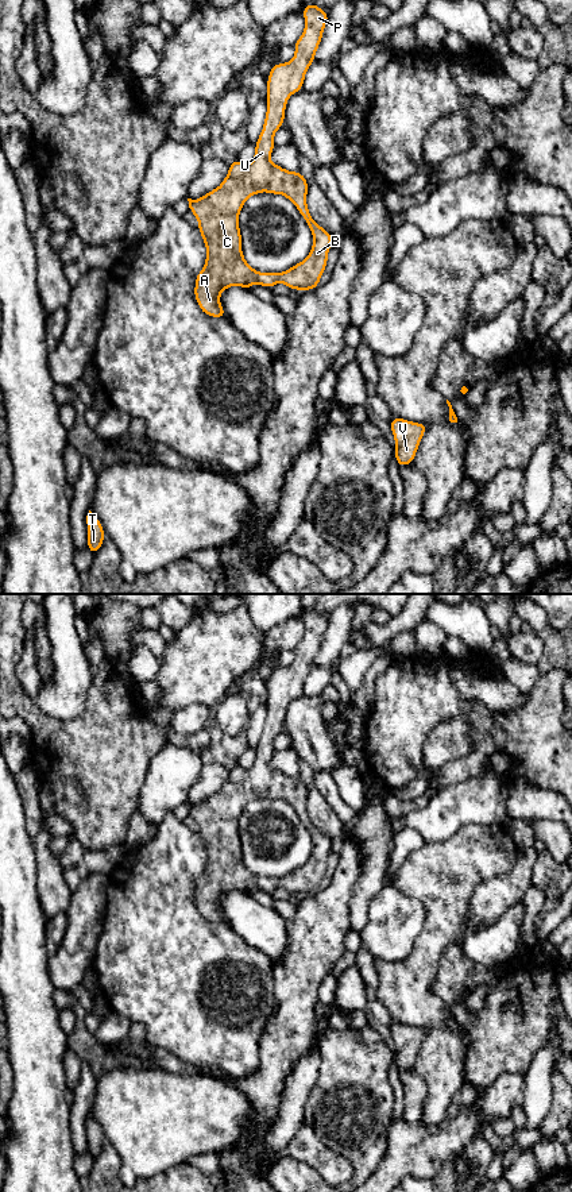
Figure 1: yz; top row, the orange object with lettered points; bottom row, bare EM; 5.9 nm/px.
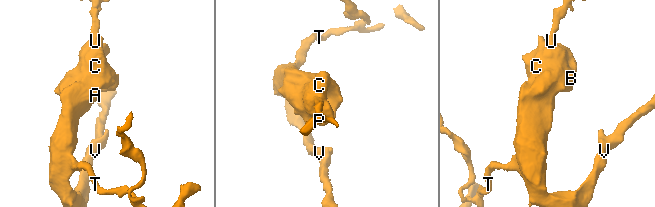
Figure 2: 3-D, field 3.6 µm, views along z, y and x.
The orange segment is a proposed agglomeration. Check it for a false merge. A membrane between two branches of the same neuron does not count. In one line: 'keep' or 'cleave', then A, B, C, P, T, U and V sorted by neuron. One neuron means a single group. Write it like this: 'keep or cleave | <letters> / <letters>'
keep | A B C P T U V

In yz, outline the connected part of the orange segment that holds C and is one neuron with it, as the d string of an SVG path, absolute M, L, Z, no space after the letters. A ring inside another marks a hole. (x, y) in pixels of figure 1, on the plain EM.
M316 607L302 616L305 633L294 648L295 659L286 668L275 668L267 683L267 715L263 734L255 749L255 761L248 768L237 763L221 790L201 803L189 806L190 817L198 825L198 836L208 860L204 873L196 882L194 902L200 914L210 922L224 922L220 899L229 891L250 894L254 888L273 892L285 888L299 896L312 895L325 876L332 840L310 821L306 801L308 784L299 776L289 776L273 768L274 738L285 726L286 707L302 694L305 679L321 648L328 617ZM267 796L283 799L298 814L313 840L309 860L283 877L260 877L244 864L239 818L250 801Z

